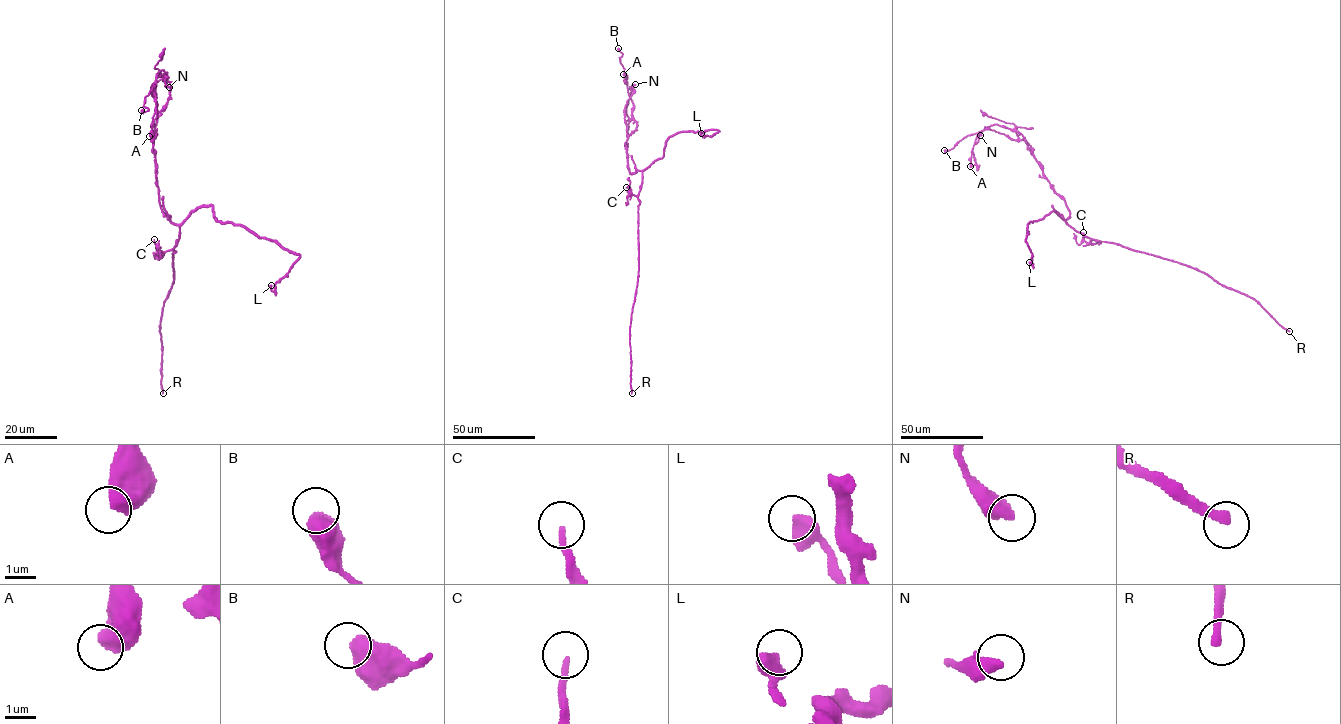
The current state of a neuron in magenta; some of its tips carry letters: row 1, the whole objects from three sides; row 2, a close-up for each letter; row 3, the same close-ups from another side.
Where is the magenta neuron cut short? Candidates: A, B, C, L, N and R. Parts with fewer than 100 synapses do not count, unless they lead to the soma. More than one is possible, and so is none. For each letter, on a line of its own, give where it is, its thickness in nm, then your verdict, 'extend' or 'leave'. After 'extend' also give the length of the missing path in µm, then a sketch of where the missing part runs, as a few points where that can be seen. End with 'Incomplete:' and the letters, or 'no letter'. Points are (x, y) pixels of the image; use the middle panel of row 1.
A: place (623, 74); calibre 600 nm; leave
B: place (618, 48); calibre 650 nm; leave
C: place (626, 187); calibre 170 nm; leave
L: place (701, 133); calibre 550 nm; leave
N: place (635, 84); calibre 500 nm; leave
R: place (632, 393); calibre 320 nm; extend; missing 950 µm
Incomplete: R

